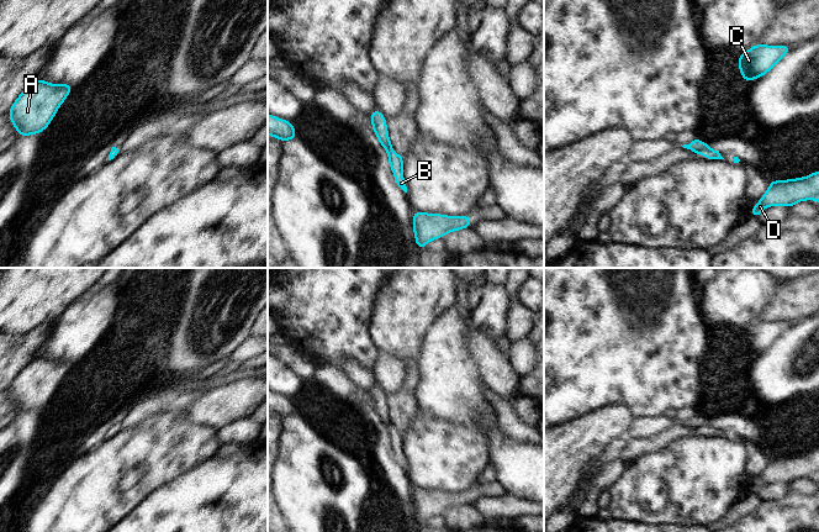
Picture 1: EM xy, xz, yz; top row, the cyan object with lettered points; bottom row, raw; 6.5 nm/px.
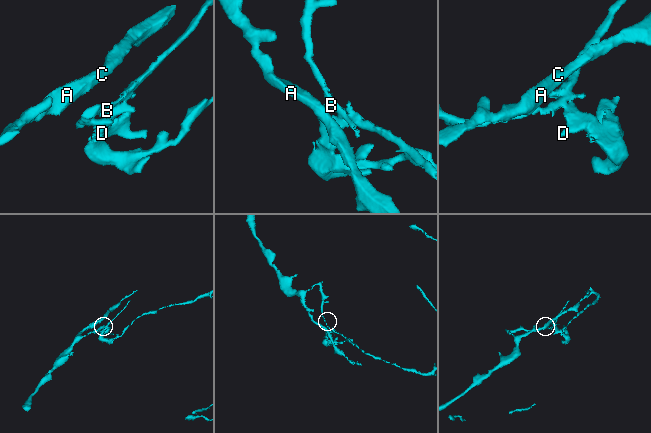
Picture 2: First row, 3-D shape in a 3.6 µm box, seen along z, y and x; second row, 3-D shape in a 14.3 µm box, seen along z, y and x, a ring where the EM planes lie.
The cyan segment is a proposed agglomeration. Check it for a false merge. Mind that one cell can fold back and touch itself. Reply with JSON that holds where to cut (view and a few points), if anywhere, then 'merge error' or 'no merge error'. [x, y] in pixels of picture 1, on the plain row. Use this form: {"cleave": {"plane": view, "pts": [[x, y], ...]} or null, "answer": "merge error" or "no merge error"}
{"cleave": {"plane": "yz", "pts": [[708, 423], [702, 430]]}, "answer": "merge error"}

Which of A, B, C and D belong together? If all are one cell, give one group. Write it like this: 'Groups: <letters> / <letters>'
Groups: A C D / B

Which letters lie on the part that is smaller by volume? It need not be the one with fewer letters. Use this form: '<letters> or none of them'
B

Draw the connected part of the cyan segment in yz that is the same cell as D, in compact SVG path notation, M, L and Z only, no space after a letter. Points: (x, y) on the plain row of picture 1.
M819 448L805 454L782 458L776 458L772 454L770 464L749 489L754 494L759 494L766 483L784 481L791 484L798 478L812 475L819 479Z

